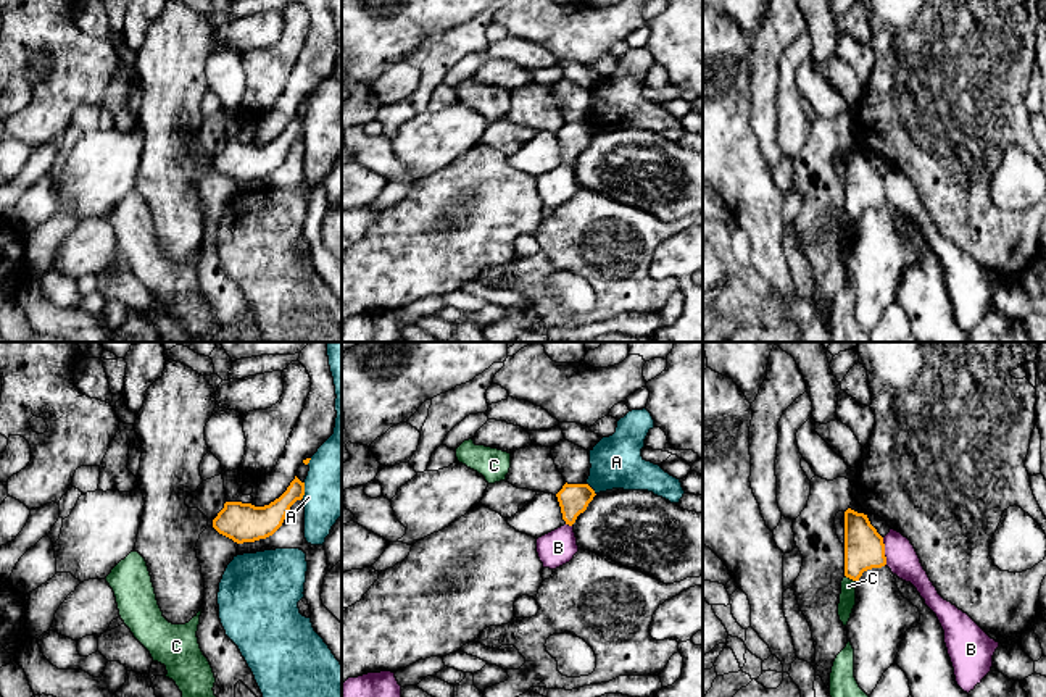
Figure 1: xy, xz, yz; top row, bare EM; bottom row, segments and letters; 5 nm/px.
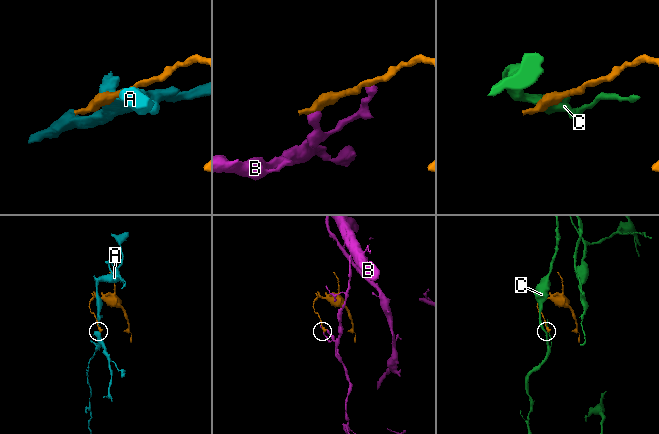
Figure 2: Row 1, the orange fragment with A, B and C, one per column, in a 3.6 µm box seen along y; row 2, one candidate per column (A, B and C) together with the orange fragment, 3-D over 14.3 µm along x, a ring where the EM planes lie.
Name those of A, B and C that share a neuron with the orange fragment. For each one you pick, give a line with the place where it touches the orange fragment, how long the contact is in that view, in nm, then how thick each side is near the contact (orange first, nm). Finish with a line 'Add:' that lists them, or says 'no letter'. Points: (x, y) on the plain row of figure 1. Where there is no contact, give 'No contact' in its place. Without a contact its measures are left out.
Add: no letter

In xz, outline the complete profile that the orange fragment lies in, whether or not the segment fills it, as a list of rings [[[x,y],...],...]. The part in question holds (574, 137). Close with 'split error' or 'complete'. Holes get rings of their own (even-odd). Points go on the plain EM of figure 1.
[[[566,121],[556,132],[566,163],[572,165],[577,155],[587,148],[595,134],[595,129],[588,123]]]; complete

